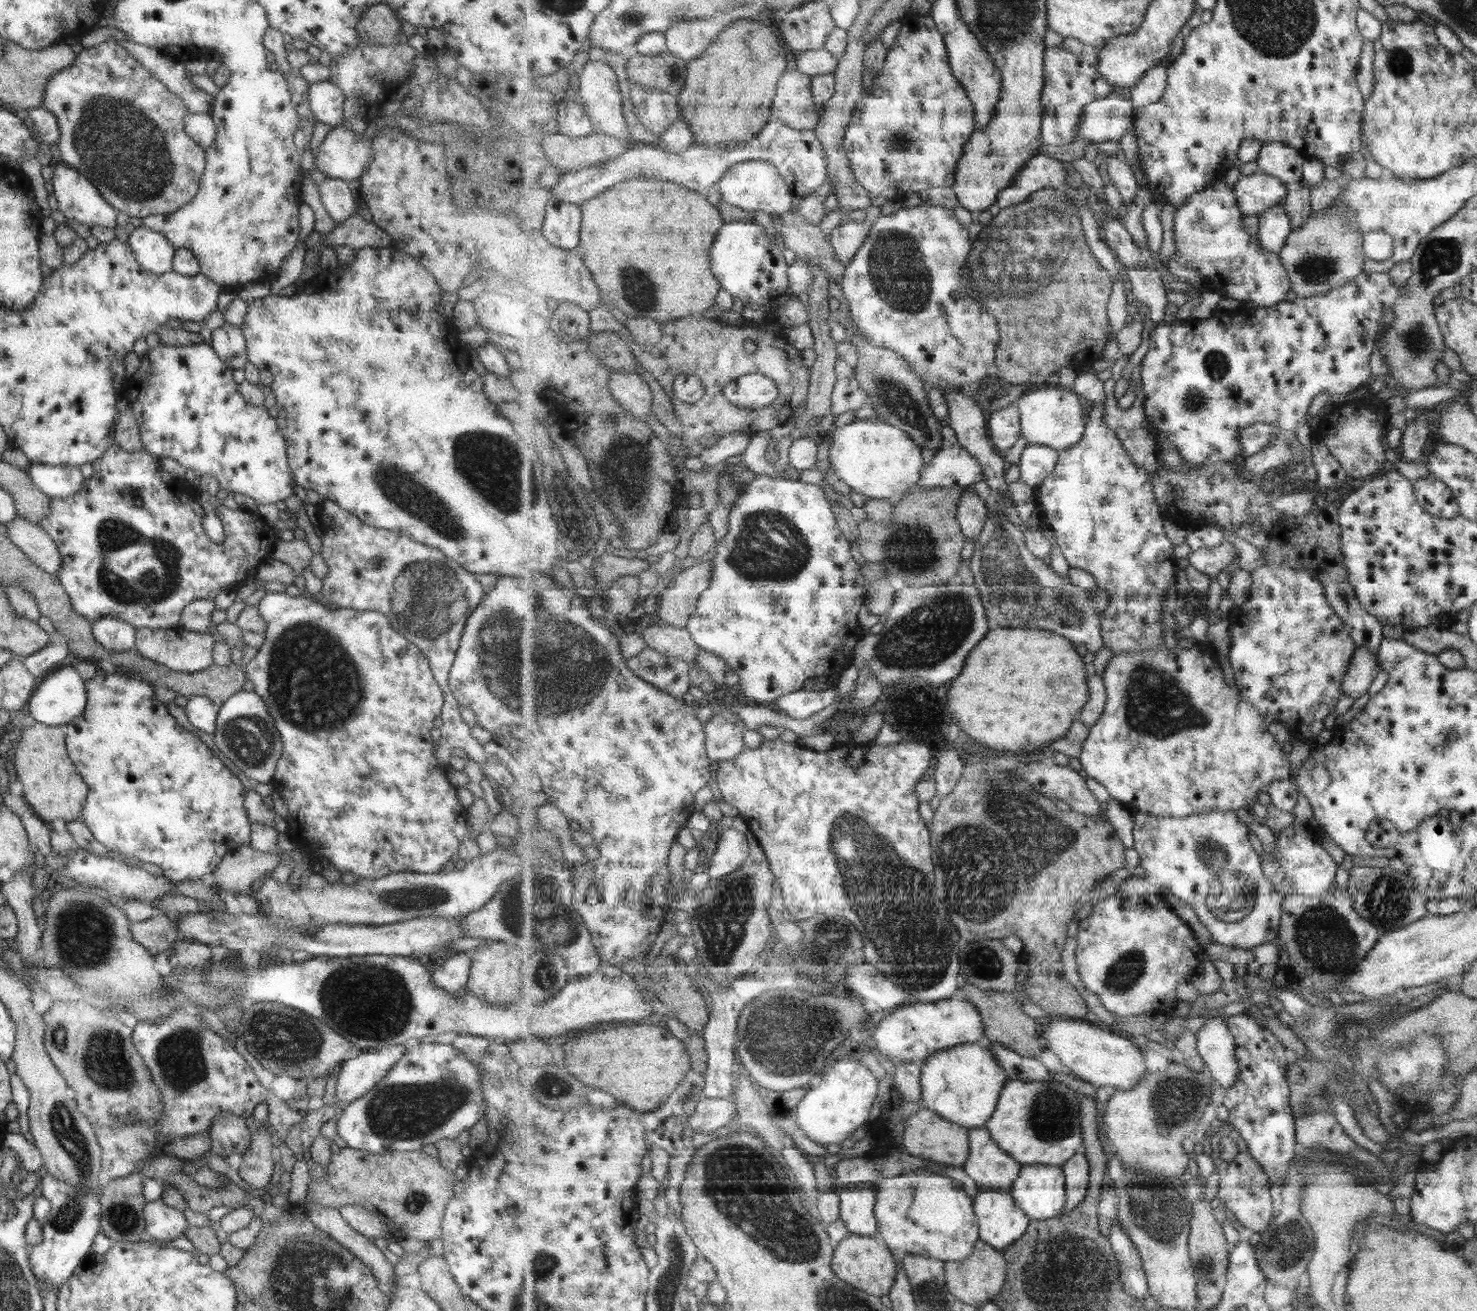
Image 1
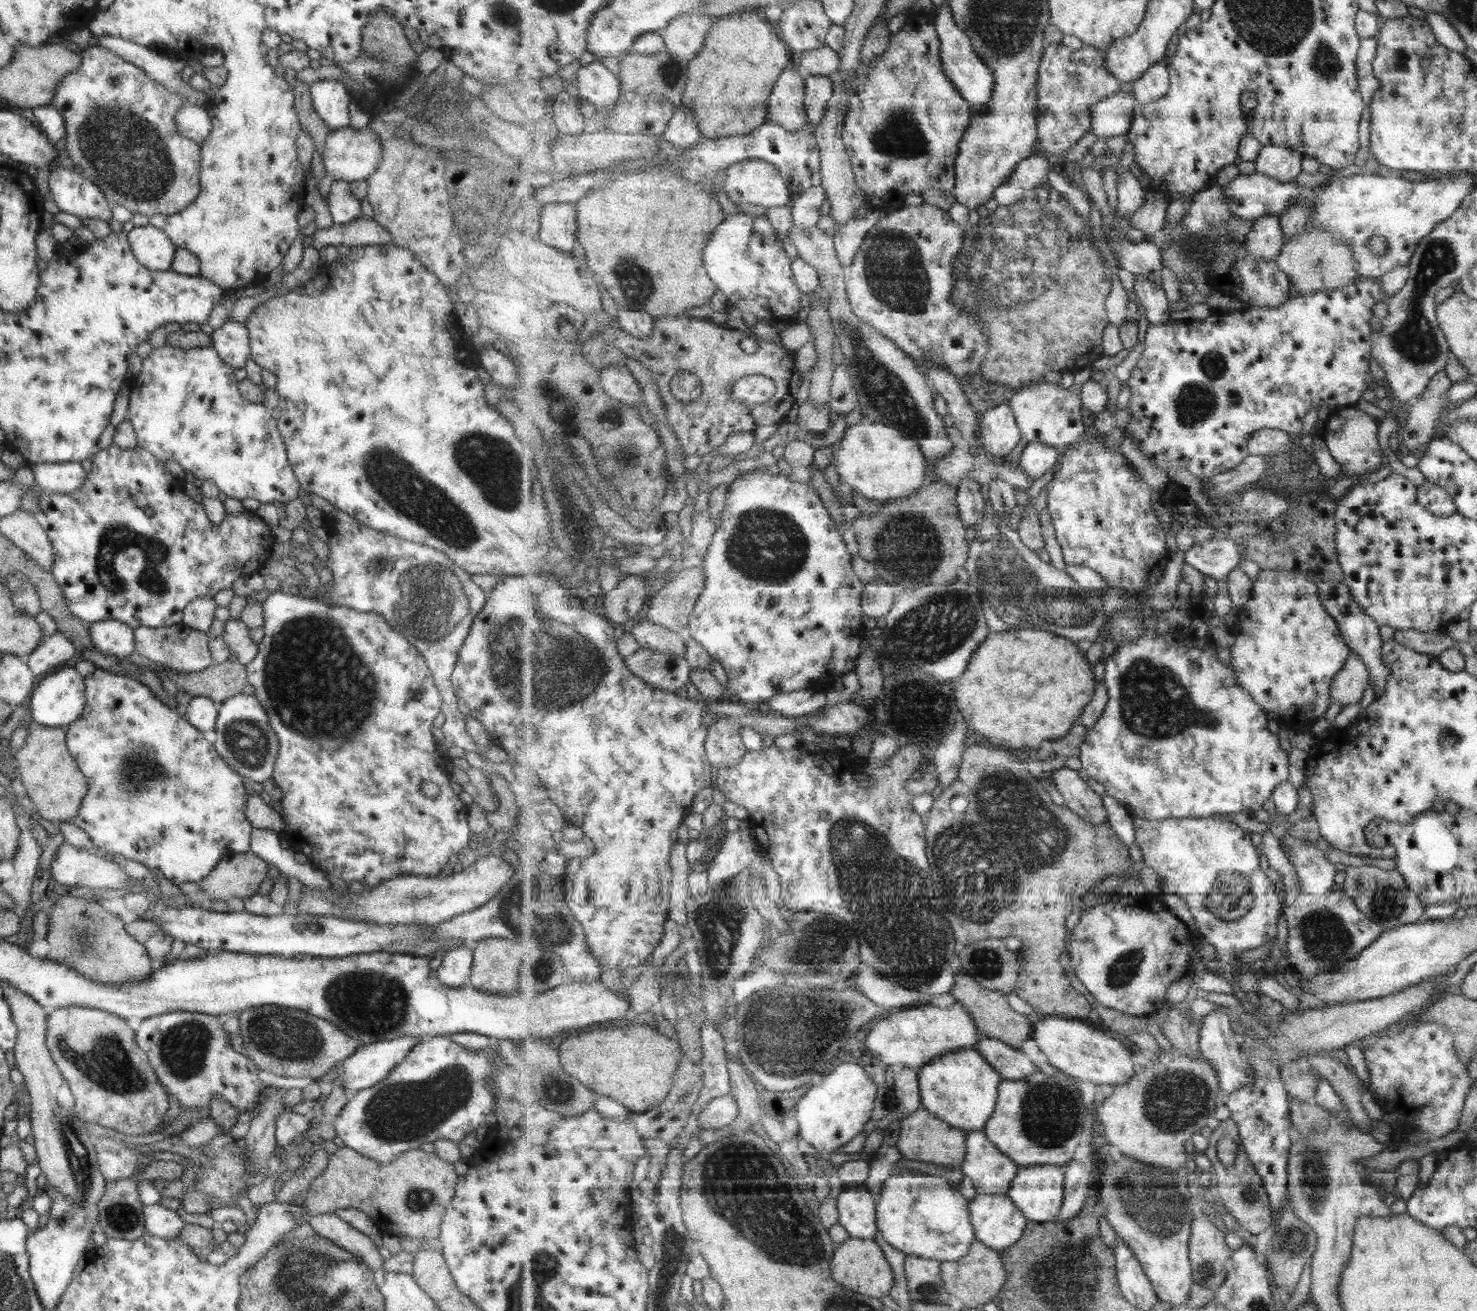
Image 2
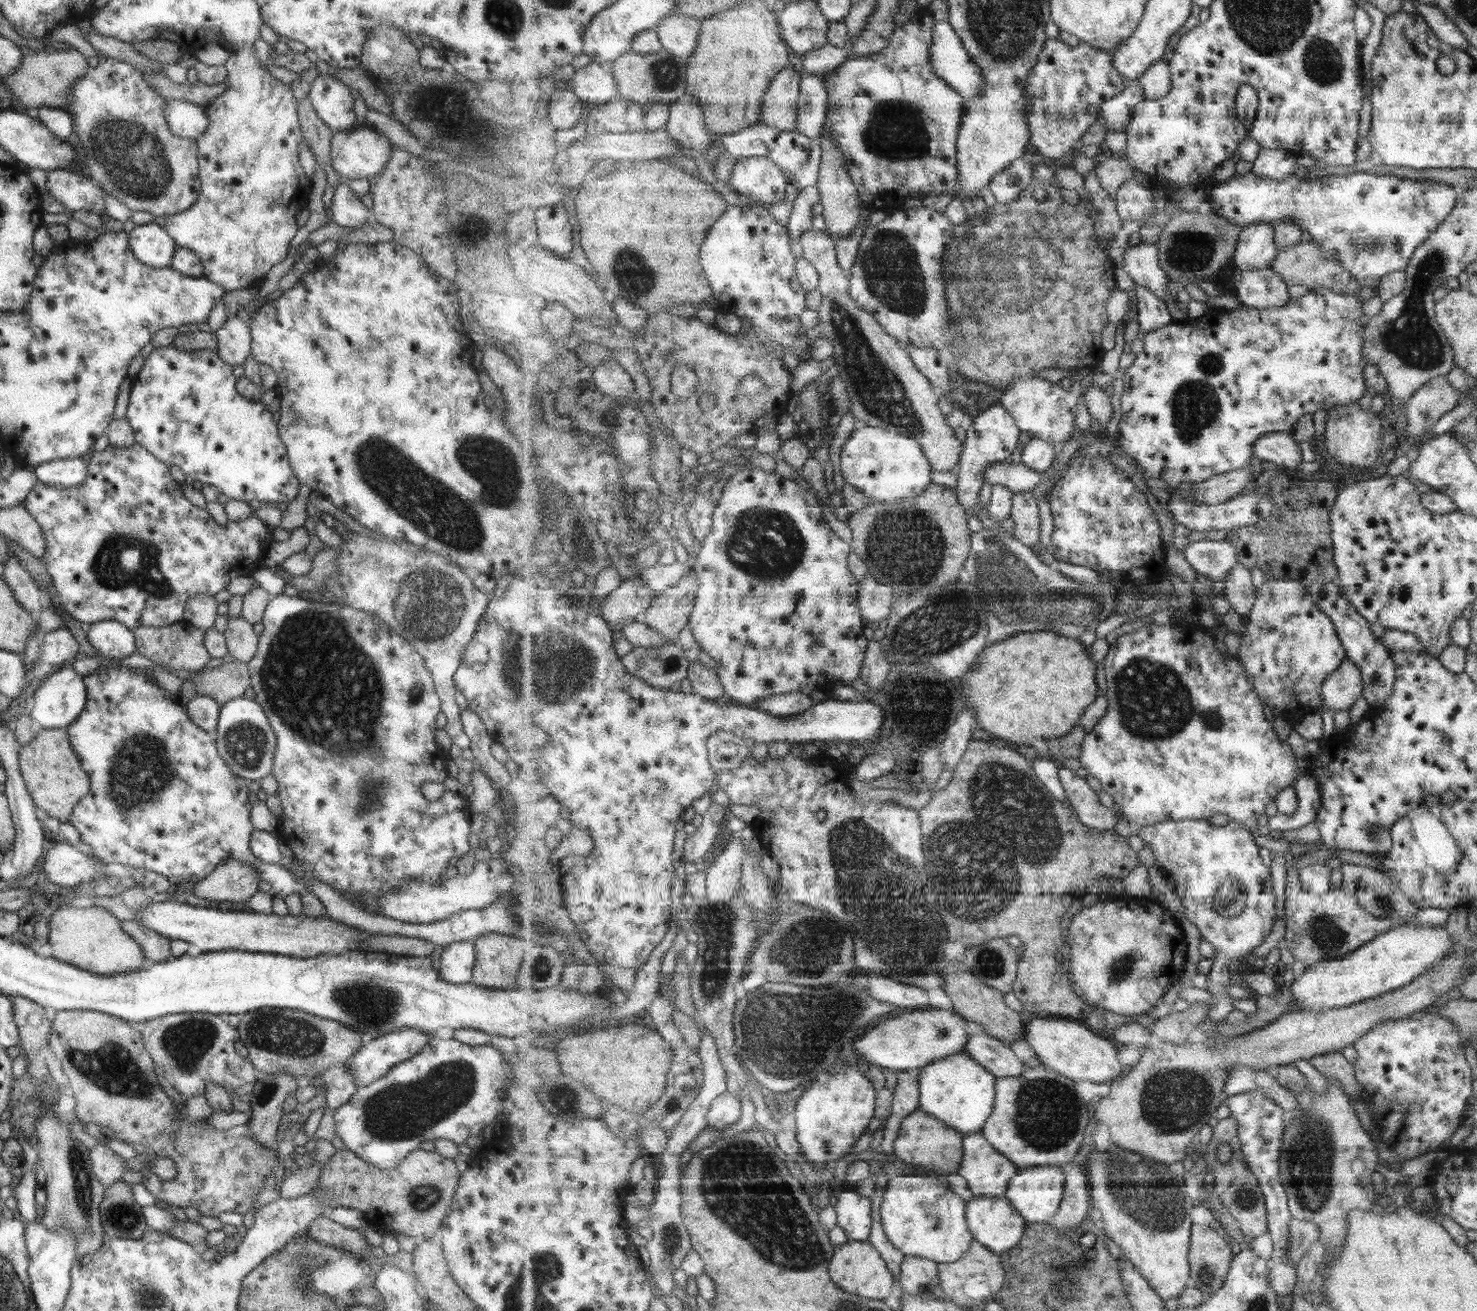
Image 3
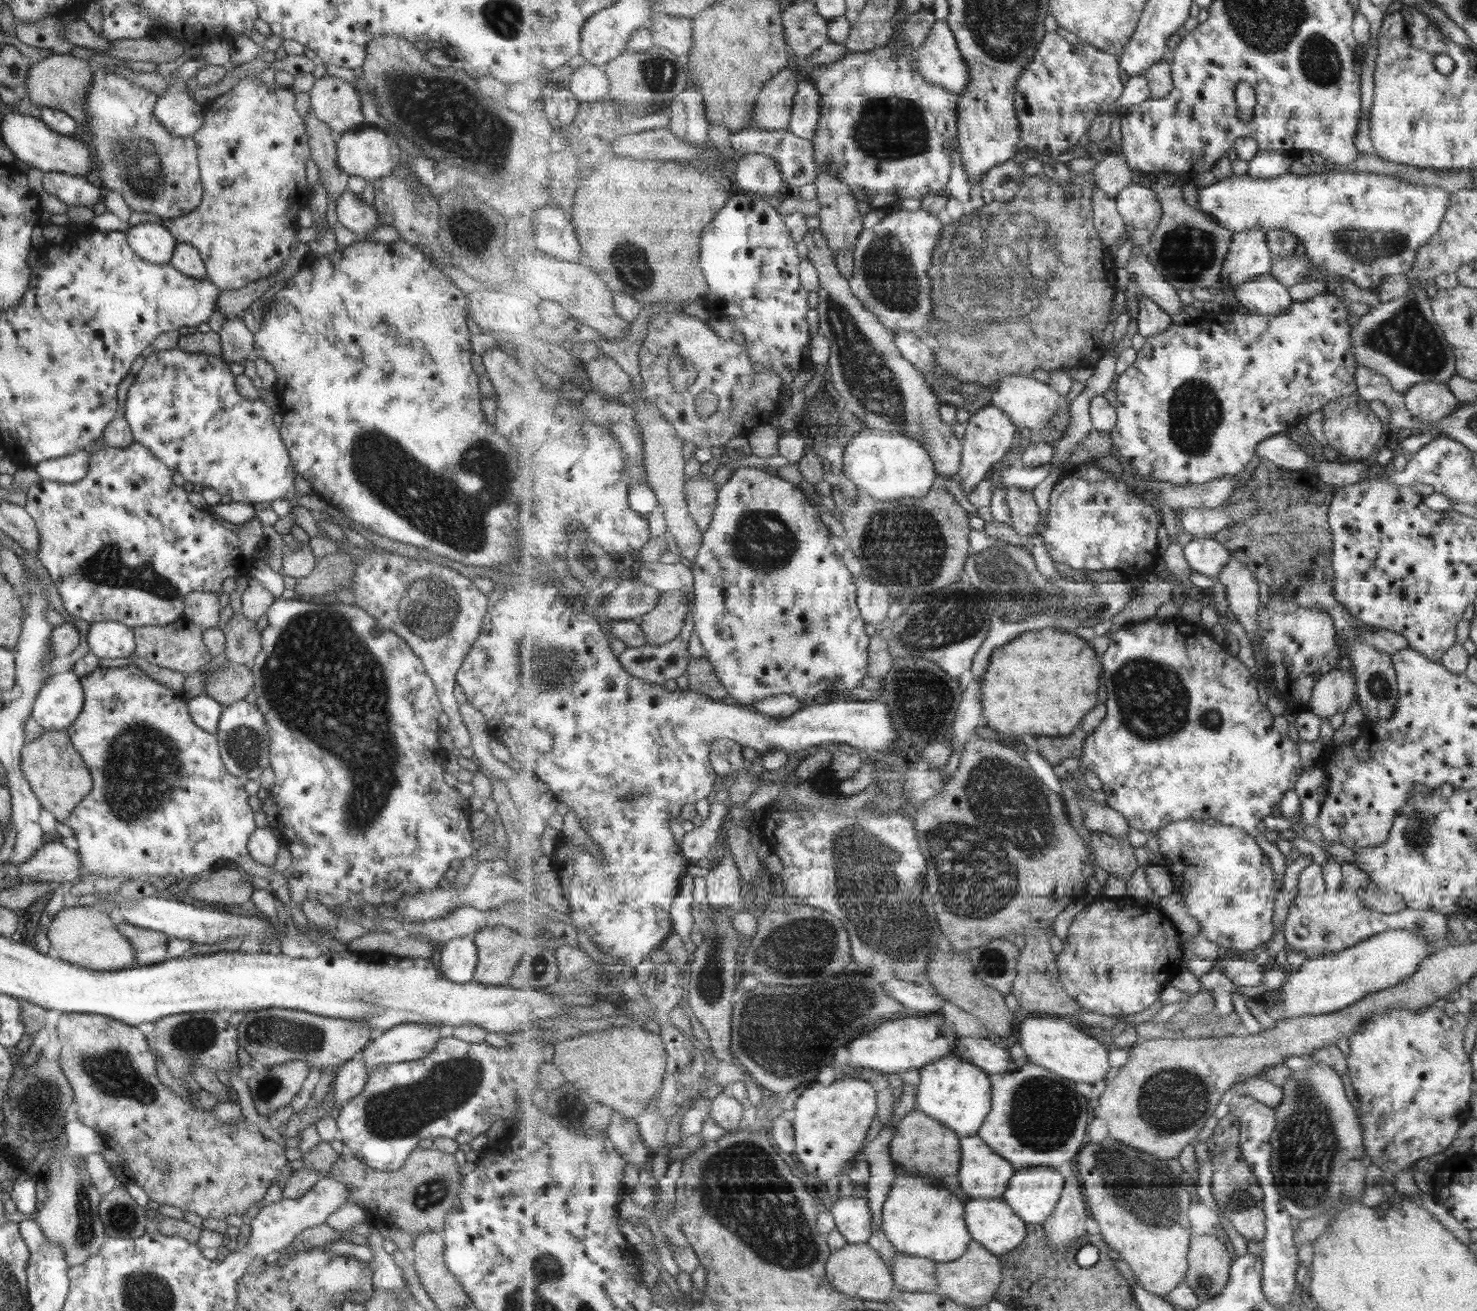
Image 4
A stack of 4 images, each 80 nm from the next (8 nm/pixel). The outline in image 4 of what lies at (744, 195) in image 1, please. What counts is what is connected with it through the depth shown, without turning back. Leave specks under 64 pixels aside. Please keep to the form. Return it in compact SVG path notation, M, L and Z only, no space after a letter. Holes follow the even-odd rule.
M746 154L737 162L732 189L765 200L782 193L785 179L777 162L765 154Z

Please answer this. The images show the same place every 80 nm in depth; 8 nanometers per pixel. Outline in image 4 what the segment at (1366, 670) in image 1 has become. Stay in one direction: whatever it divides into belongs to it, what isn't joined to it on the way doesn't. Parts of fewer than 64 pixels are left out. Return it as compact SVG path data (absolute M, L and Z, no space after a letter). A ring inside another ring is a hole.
M1329 670L1314 686L1310 710L1319 718L1344 713L1351 704L1356 676L1349 671Z

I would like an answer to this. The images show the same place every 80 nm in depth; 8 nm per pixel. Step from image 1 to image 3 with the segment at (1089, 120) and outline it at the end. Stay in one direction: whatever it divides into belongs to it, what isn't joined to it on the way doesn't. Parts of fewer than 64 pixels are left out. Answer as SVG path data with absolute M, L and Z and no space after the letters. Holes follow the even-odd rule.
M1135 80L1115 98L1104 102L1101 107L1099 120L1103 122L1107 132L1126 131L1129 122L1132 122L1132 110L1134 106L1144 100L1143 87Z

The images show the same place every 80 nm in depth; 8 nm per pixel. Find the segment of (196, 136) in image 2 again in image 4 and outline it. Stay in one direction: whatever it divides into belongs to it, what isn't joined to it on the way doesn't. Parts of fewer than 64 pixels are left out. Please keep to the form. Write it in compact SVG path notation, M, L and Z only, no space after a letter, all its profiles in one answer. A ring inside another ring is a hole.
M196 56L178 66L167 77L168 87L156 95L153 117L167 133L175 137L192 137L202 126L203 109L192 97L186 95L185 82L196 76L204 60Z

